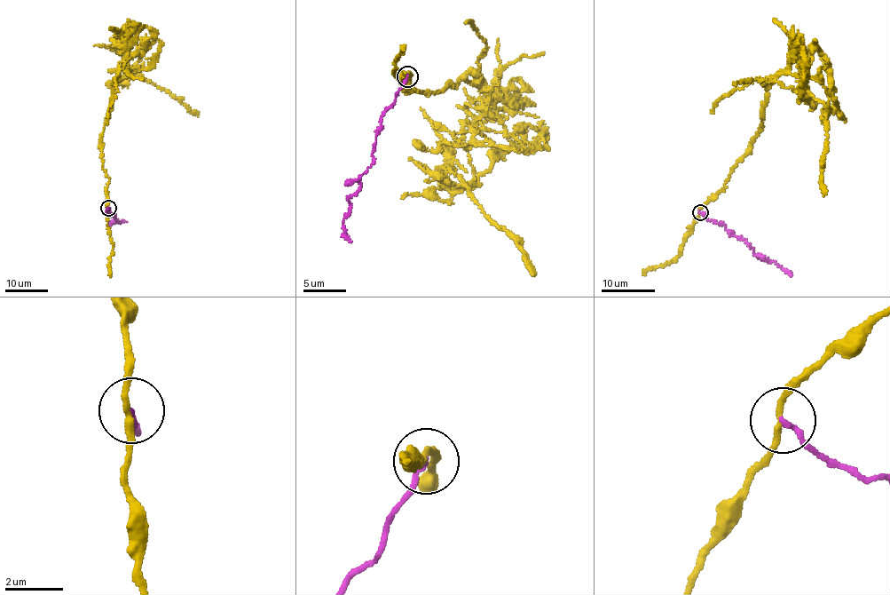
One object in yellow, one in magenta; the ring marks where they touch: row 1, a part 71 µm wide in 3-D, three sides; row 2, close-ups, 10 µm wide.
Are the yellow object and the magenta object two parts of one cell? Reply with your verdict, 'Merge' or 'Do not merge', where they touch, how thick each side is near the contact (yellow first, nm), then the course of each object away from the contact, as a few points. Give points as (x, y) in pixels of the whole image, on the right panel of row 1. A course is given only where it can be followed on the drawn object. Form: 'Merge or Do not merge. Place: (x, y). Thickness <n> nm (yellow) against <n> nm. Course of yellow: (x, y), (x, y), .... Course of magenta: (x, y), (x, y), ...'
Do not merge. Place: (700, 212). Thickness 200 nm (yellow) against 170 nm. Course of yellow: (700, 212), (750, 149), (772, 76), (828, 111), (823, 196). Course of magenta: (701, 212), (736, 236), (745, 239), (754, 254), (775, 261), (790, 276)

